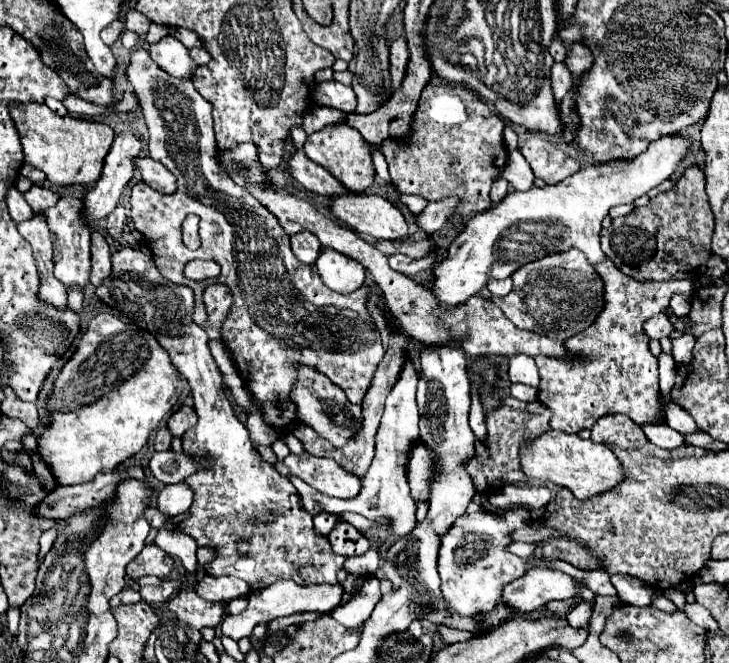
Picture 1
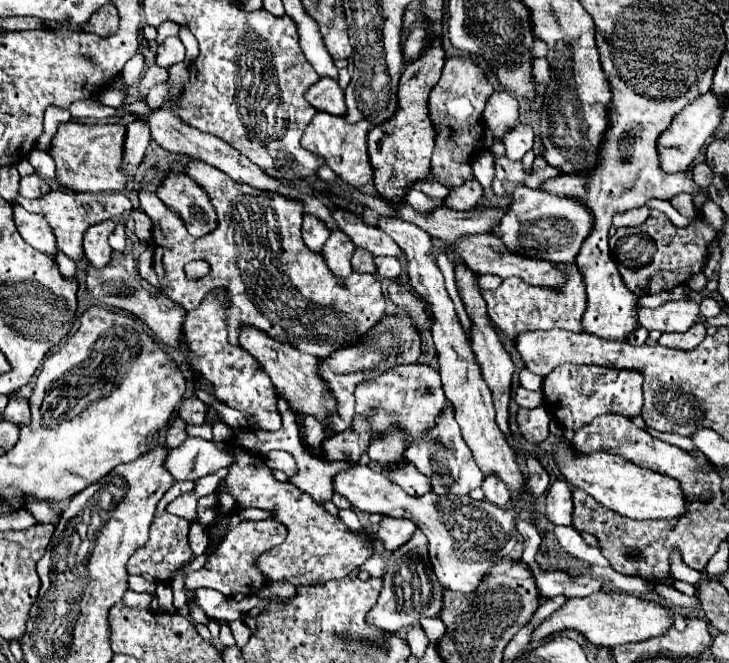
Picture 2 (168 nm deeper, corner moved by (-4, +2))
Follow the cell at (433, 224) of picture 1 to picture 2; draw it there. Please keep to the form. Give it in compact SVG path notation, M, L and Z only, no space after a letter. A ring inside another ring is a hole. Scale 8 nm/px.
M468 179L460 187L450 191L450 195L446 197L446 205L456 211L474 209L478 205L482 193L484 193L484 189L480 187L480 183L476 179Z

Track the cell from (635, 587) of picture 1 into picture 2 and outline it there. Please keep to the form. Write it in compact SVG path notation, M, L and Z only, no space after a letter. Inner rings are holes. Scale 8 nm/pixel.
M556 527L554 529L560 545L564 547L564 551L568 551L572 557L576 559L582 559L586 563L592 563L592 565L600 565L600 567L610 567L608 559L600 553L600 549L594 549L590 547L582 537L580 533L574 529L574 527Z

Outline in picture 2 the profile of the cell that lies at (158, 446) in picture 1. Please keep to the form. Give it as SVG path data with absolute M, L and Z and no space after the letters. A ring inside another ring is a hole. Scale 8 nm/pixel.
M176 417L174 423L170 425L168 433L166 433L166 445L168 445L170 449L174 449L174 447L178 447L186 437L188 437L188 435L186 435L186 423L184 423L180 417Z

